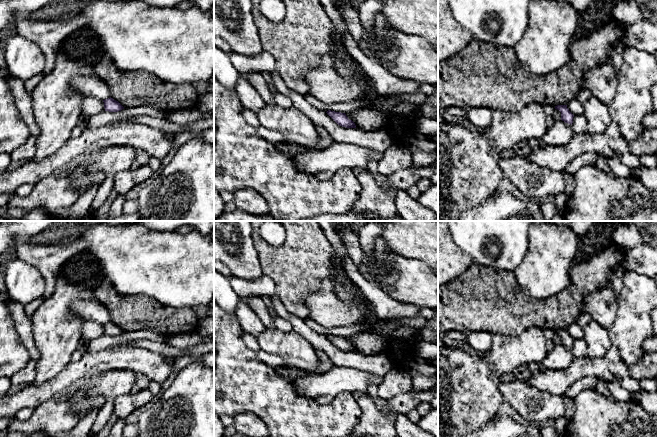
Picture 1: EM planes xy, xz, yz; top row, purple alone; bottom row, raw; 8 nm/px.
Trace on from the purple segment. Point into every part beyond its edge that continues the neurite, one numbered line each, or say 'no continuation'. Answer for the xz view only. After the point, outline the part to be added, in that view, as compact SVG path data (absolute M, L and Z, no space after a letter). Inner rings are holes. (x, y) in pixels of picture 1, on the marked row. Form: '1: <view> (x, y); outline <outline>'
no continuation

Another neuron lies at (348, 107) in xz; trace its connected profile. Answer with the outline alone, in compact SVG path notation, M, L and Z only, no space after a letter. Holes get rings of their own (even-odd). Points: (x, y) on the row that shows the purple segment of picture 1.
M303 95L304 98L314 107L316 107L319 110L322 110L324 112L327 112L328 110L335 111L335 112L341 112L345 114L349 114L352 112L355 112L356 110L362 110L364 108L370 109L370 110L376 110L377 109L377 103L373 100L371 101L352 101L352 102L345 102L345 103L335 103L335 104L325 104L312 95Z

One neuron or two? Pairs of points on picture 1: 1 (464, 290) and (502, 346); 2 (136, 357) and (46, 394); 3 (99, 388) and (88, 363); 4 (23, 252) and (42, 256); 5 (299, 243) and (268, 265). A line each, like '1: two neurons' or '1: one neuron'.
1: two neurons
2: one neuron
3: two neurons
4: one neuron
5: one neuron

